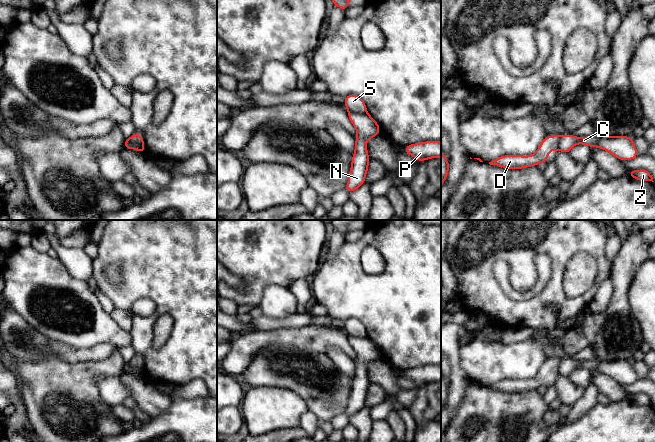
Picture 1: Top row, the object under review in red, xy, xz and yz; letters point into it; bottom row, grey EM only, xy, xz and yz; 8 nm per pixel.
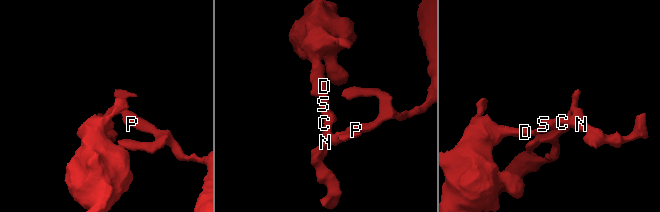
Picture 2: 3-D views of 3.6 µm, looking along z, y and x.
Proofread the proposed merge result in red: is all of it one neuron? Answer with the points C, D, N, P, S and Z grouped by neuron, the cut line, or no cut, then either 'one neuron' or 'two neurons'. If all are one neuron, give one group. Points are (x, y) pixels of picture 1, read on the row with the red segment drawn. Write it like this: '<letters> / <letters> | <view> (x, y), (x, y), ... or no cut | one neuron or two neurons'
C N P Z / D S | xz (349, 111), (366, 113) | two neurons

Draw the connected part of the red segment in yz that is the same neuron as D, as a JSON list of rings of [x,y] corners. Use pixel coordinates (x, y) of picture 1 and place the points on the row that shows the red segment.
[[[558,135],[546,136],[541,142],[537,152],[530,156],[504,155],[492,160],[489,164],[509,169],[521,169],[537,166],[540,162],[548,163],[549,157],[547,153],[551,150],[558,149],[560,137],[561,136]]]

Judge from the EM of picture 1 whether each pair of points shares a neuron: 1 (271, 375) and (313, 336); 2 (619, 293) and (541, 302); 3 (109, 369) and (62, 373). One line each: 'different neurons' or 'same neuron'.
1: different neurons
2: different neurons
3: same neuron

